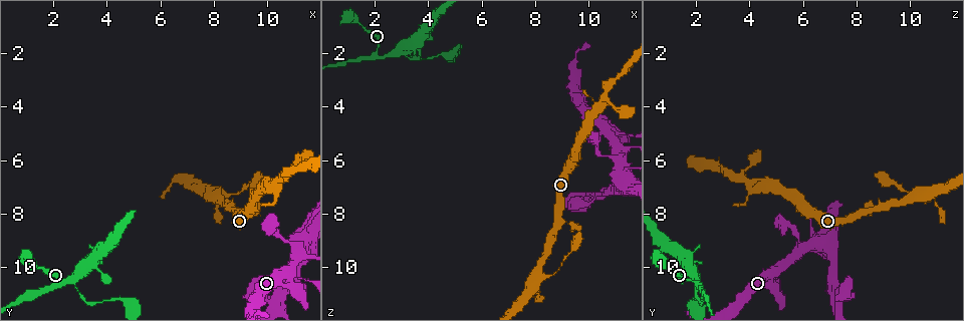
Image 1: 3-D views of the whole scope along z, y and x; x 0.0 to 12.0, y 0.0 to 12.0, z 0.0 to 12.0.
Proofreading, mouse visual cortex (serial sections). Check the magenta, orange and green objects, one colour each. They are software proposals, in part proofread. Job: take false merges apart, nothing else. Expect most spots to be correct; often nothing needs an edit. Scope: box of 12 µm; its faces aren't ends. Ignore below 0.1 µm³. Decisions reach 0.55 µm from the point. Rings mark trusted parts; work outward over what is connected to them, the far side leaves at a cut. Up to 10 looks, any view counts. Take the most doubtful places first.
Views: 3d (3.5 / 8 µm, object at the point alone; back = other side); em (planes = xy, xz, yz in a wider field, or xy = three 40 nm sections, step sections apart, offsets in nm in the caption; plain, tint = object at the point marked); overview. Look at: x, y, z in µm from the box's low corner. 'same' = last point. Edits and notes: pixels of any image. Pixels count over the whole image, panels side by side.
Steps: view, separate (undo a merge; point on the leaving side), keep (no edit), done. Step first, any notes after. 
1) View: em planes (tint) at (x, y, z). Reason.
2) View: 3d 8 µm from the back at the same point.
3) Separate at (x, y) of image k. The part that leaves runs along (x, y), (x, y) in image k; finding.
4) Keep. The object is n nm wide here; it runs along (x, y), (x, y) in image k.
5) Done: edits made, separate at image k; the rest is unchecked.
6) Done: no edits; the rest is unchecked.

View: 3d 8 µm from the back at (2.9, 10.7, 2.1).

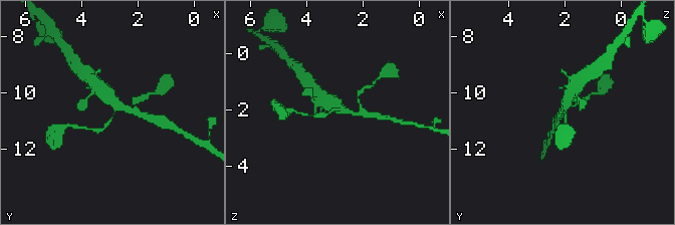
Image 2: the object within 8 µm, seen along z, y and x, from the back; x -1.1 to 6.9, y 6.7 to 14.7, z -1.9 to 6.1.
View: em xy step 3 (tint) at (2.9, 10.7, 2.1). 3 arms meet here; the arms are 150, 200, 300 nm wide; now the EM.

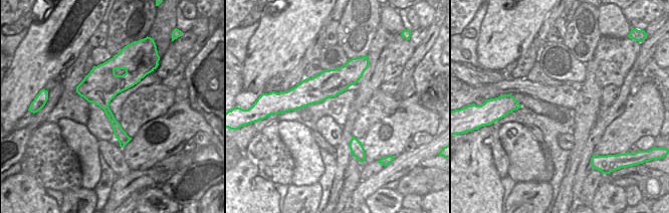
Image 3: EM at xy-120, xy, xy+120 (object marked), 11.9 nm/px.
Keep. It runs along (135, 108), (119, 104), (105, 127), (93, 129) in image 2; all the same cell.

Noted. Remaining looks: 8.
View: 3d 3.5 µm at (8.1, 7.3, 10.3). Branch point.

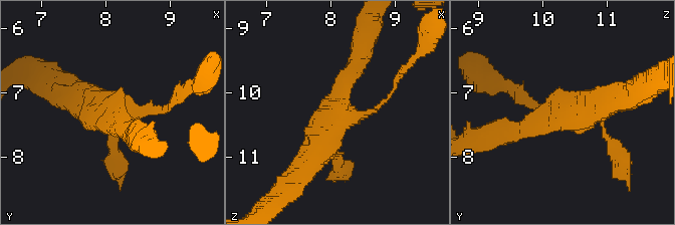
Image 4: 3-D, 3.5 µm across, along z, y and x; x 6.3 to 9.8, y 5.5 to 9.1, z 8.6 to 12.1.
View: em xy step 5 (tint) at (8.15, 7.35, 10.25). Shape alone is not enough.

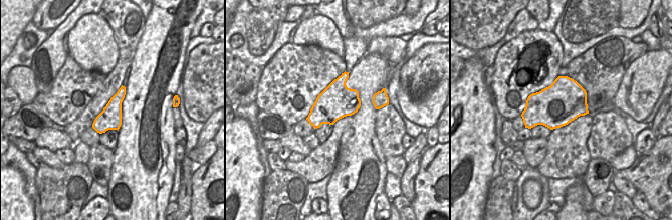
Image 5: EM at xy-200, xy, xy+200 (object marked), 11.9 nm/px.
Keep. 3 arms meet here; the arms are 100, 300, 450 nm wide; it runs along (361, 55), (311, 161) in image 4; all the same cell.

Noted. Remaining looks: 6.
View: 3d 3.5 µm at (4.6, 11.3, 2.0). Abrupt turn.

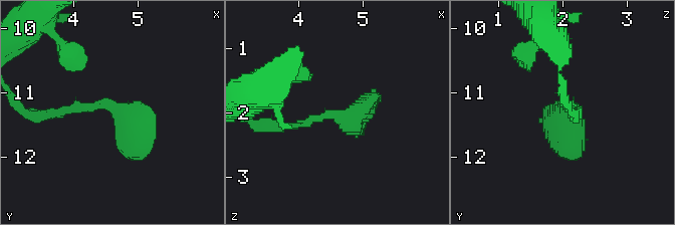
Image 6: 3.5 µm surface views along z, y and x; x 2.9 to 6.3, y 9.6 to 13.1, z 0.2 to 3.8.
View: em planes (tint) at (4.60, 11.20, 2.10).

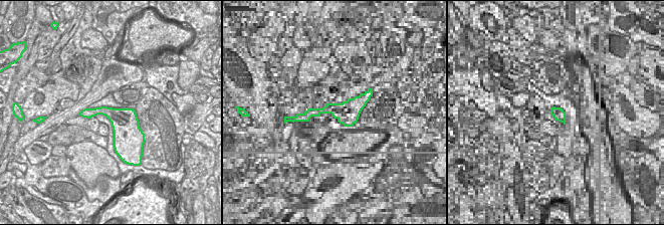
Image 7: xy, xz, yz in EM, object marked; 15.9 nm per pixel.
Keep. It runs along (46, 113), (115, 106), (145, 156) in image 6; continuous, no second cell.

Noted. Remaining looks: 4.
View: 3d 8 µm at (11.2, 9.3, 6.0). Thin arm on a thick one.

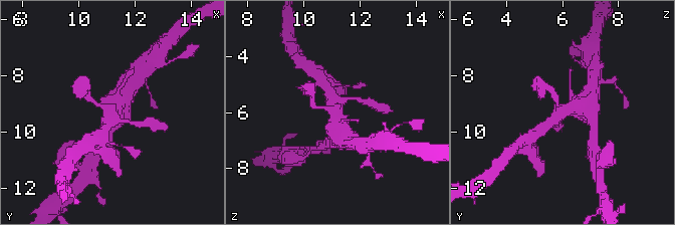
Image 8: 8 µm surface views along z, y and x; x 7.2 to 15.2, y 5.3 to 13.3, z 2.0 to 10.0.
View: 3d 3.5 µm at (11.1, 9.3, 6.0). Zoom in.

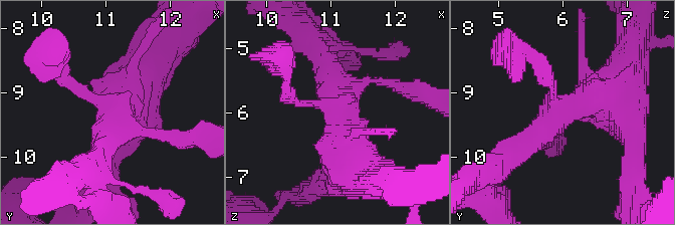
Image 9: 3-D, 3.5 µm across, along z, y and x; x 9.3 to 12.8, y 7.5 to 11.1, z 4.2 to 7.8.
View: em planes (tint) at (11.10, 9.30, 6.00). Now the EM.

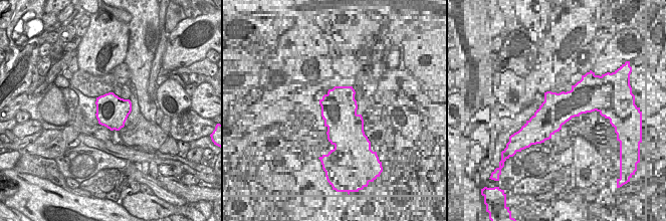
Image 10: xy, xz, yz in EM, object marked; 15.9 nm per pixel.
Keep. It runs along (512, 155), (560, 111), (618, 102) in image 9; all the same cell.

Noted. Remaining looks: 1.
Done: no edits; the rest is unchecked.

